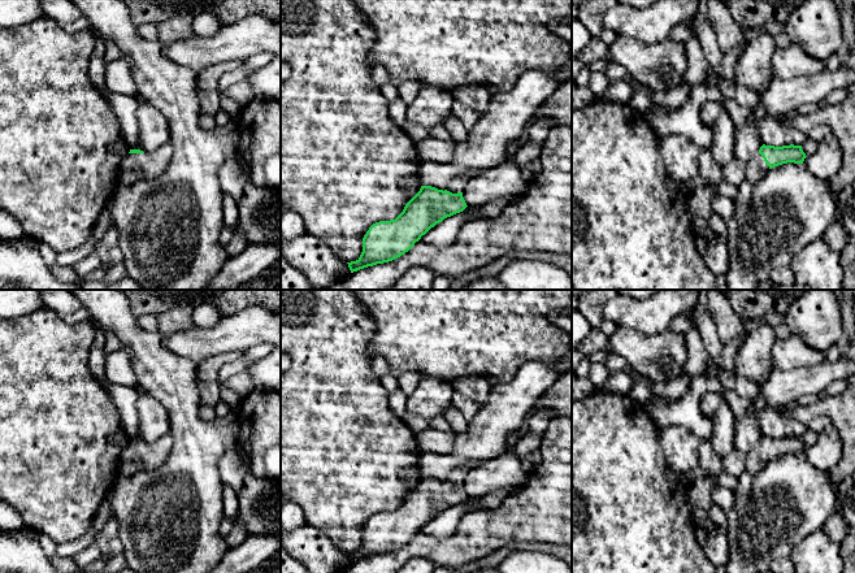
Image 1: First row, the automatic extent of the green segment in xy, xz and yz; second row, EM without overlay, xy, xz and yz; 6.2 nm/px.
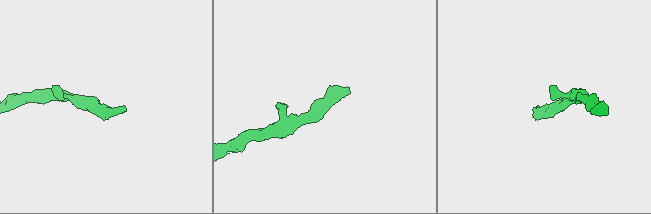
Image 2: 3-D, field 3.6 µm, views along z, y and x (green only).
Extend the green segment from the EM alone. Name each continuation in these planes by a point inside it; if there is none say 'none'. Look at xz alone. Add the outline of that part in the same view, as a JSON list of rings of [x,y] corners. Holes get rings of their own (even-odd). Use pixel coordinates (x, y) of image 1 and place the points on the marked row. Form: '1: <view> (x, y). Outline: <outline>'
1: xz (456, 185). Outline: [[[473,173],[457,175],[451,179],[447,191],[452,194],[463,192],[466,181],[473,175]]]

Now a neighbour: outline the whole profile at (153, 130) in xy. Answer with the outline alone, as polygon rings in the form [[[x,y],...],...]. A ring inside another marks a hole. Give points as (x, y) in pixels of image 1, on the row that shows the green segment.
[[[139,103],[138,108],[139,134],[131,149],[153,153],[160,147],[170,143],[170,131],[166,118],[148,103]]]

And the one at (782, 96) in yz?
[[[842,64],[837,70],[825,68],[811,77],[774,78],[768,90],[761,94],[760,108],[752,120],[735,129],[734,157],[746,164],[759,152],[763,146],[759,122],[764,116],[785,117],[803,104],[819,104],[832,91],[851,84],[855,84],[855,70]]]

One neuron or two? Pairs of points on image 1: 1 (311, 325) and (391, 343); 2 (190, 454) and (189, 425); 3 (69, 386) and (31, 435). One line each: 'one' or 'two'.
1: two
2: one
3: one

